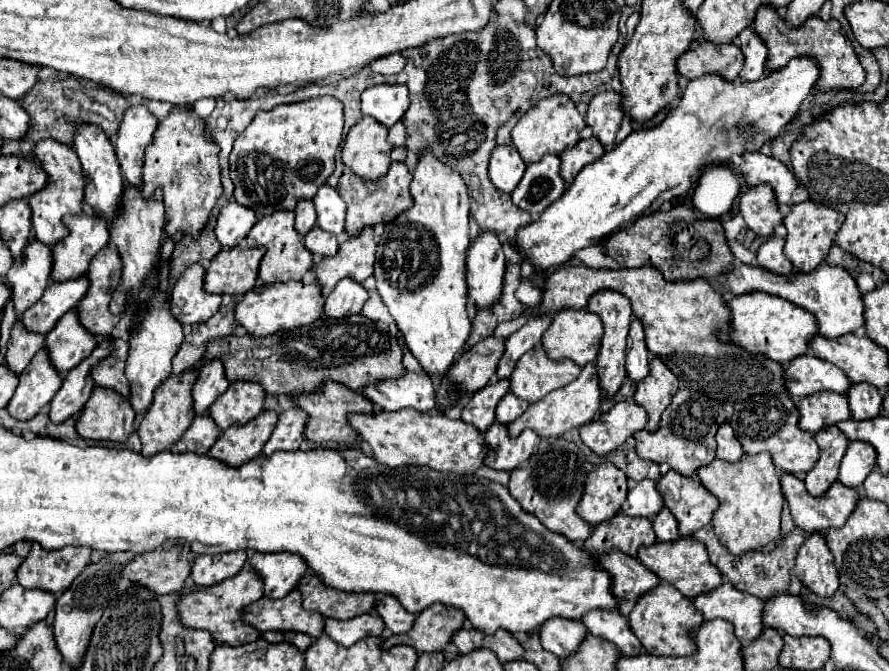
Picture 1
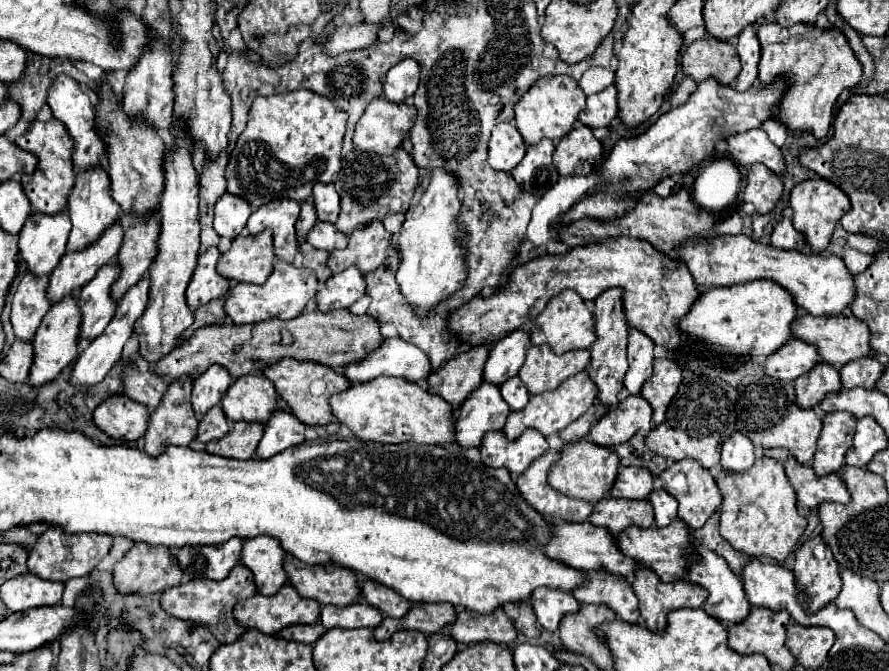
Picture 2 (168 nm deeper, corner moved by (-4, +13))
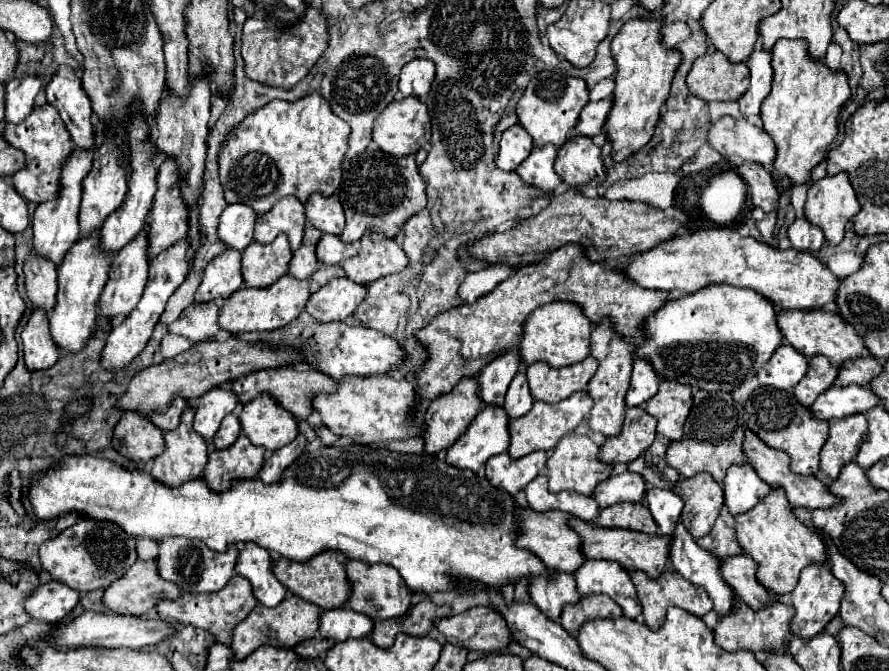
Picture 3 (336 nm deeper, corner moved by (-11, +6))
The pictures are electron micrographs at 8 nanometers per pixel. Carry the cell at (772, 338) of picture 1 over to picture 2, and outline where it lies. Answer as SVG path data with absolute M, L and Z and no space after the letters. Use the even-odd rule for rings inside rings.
M753 280L729 288L713 288L703 292L697 302L693 304L691 312L681 320L681 330L693 336L697 342L705 342L707 348L721 352L723 356L747 356L747 358L759 358L769 356L777 352L789 338L791 338L791 322L797 318L797 304L793 302L793 296L775 282L769 280Z

